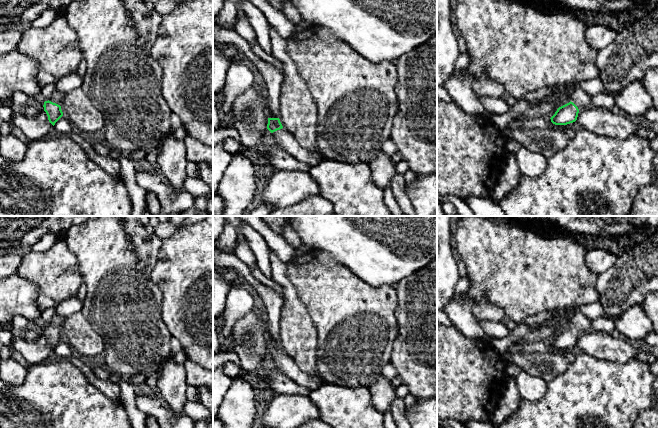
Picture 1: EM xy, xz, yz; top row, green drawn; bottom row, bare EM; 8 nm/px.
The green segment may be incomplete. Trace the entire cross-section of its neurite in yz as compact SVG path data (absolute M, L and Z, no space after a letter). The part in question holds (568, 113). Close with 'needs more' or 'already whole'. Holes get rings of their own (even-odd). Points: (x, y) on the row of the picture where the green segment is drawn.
M577 88L570 95L570 102L559 107L550 118L555 125L567 125L577 120L580 110L592 108L592 96Z; needs more

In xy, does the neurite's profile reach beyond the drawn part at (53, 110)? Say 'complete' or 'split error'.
split error

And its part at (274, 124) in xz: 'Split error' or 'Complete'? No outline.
Split error

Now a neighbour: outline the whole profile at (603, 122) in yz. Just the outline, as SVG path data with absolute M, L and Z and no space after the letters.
M599 107L580 110L576 121L584 130L615 139L626 139L637 134L639 128L639 124L618 112Z

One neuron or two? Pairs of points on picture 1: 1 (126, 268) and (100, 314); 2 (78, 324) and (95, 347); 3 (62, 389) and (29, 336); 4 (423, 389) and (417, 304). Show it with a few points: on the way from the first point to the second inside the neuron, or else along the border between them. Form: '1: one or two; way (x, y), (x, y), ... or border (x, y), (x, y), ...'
1: one; way (119, 279), (119, 295), (111, 303)
2: one; way (78, 330), (78, 333), (89, 343)
3: two; border (42, 360), (31, 364)
4: one; way (423, 368), (423, 339), (418, 325)

